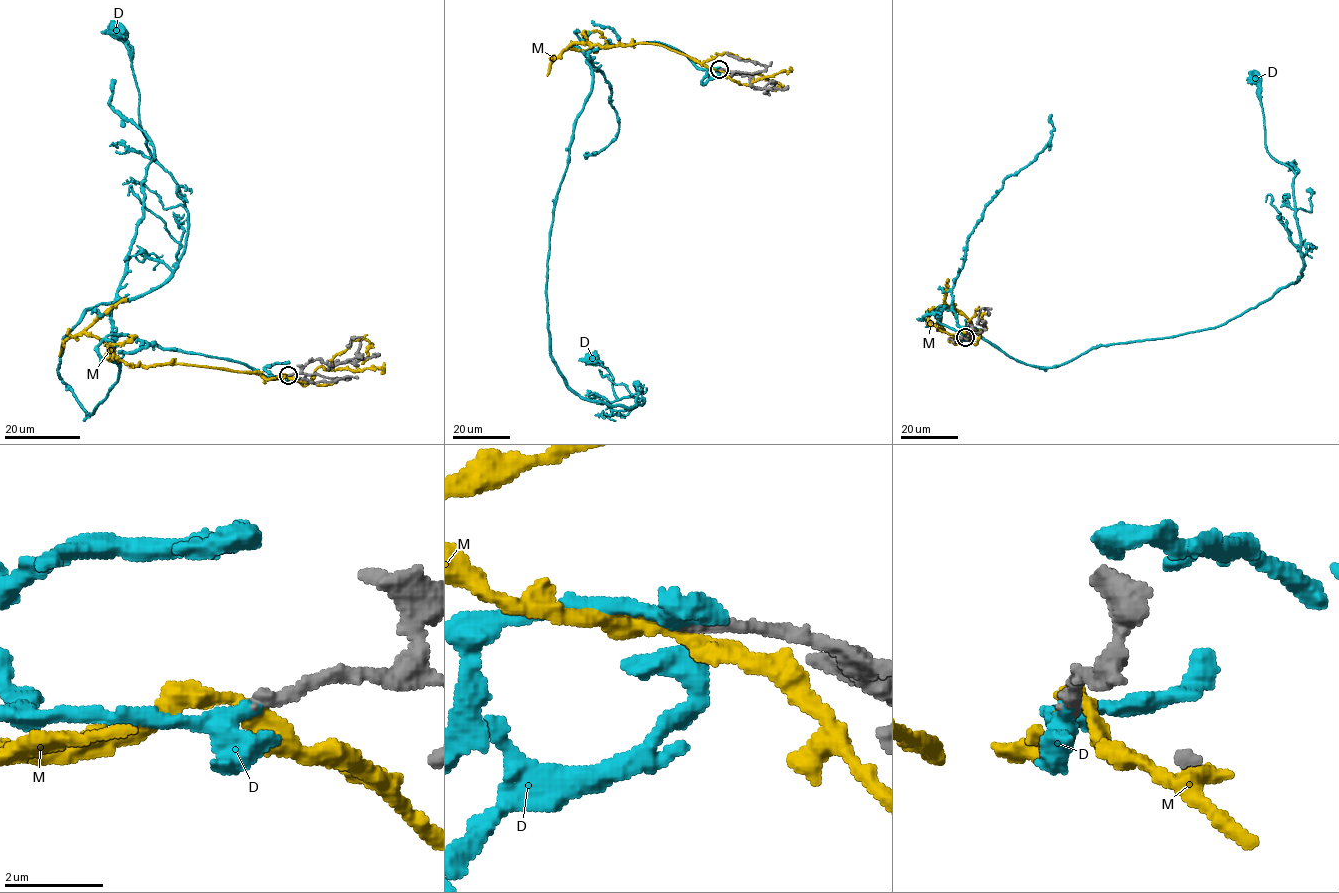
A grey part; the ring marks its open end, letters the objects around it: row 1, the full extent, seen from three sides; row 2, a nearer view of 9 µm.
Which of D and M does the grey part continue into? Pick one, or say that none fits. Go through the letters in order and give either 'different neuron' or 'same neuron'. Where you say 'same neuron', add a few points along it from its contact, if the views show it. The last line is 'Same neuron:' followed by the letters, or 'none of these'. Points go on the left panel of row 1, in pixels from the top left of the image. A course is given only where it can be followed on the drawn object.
D: same neuron | via (288, 376), (129, 336), (89, 416), (59, 376), (82, 315), (157, 289), (184, 249), (118, 31)
M: different neuron
Same neuron: D

